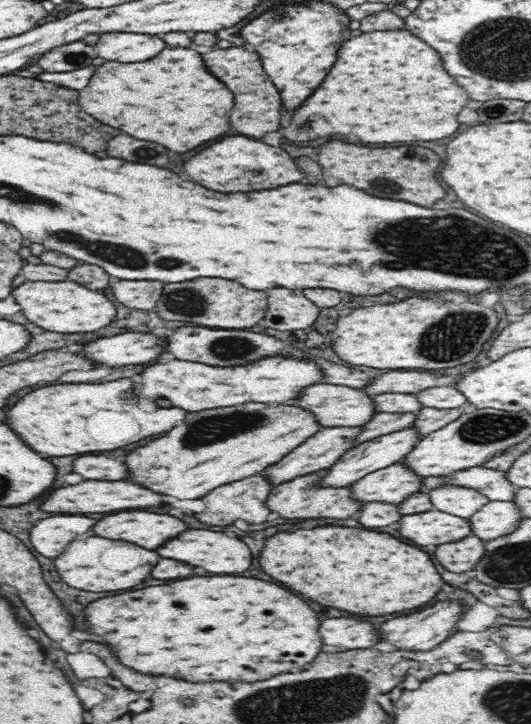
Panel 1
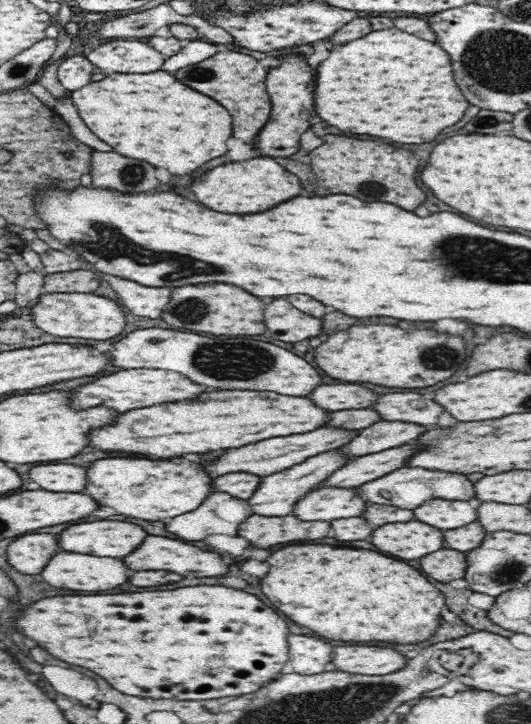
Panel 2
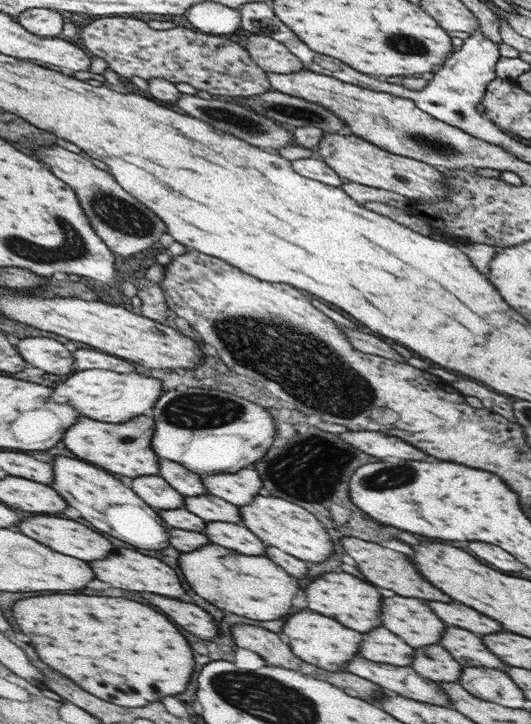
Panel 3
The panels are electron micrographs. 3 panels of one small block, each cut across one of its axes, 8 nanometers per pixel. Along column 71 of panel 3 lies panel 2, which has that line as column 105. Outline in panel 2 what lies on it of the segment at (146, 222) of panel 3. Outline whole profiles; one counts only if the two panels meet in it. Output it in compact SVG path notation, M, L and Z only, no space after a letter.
M93 151L90 174L94 188L118 188L118 192L148 192L158 186L156 168L146 160L126 158L118 152Z

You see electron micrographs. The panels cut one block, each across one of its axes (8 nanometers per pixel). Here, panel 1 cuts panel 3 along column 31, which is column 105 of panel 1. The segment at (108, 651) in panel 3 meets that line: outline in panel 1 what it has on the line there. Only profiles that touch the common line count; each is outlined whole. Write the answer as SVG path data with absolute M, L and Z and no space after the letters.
M196 576L196 578L186 578L186 580L176 580L172 584L162 584L162 586L150 586L144 590L134 590L110 598L100 598L92 602L86 608L86 620L90 624L90 632L104 636L106 644L114 648L116 656L122 660L122 664L130 664L130 668L138 668L138 672L162 672L166 676L176 676L184 678L190 682L202 682L202 680L266 680L266 678L276 676L278 673L300 672L306 665L312 663L317 654L321 651L322 638L318 634L318 614L296 594L290 590L258 580L258 578L244 578L244 576Z

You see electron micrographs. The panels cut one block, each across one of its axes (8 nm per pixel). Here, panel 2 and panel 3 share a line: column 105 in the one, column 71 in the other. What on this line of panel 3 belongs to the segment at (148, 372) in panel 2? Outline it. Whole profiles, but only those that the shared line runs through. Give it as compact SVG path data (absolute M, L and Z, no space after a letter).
M86 370L62 382L54 390L54 400L58 400L60 404L74 404L74 408L78 408L88 418L122 424L150 410L160 398L162 390L165 389L164 384L158 377L118 374L110 370Z

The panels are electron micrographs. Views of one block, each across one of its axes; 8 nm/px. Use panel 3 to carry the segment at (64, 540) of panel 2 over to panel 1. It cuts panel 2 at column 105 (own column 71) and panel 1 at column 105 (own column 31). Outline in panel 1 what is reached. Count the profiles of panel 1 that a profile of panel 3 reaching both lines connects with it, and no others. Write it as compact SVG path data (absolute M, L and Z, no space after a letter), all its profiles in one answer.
M118 512L110 514L92 528L96 536L110 536L114 540L130 540L142 548L156 550L164 542L176 538L188 530L188 524L178 520L176 516L156 514L156 512Z

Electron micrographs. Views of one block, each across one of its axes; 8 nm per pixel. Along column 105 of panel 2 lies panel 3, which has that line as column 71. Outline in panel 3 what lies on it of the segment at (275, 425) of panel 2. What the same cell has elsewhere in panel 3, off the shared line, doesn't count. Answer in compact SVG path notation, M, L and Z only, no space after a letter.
M138 416L138 420L130 420L130 424L106 424L106 422L82 418L78 420L78 424L74 424L74 428L70 428L70 436L66 436L64 444L78 458L90 464L98 464L108 472L130 476L130 478L138 478L142 474L156 476L160 470L158 466L161 458L150 448L152 434L154 434L154 418L150 424L148 416Z

